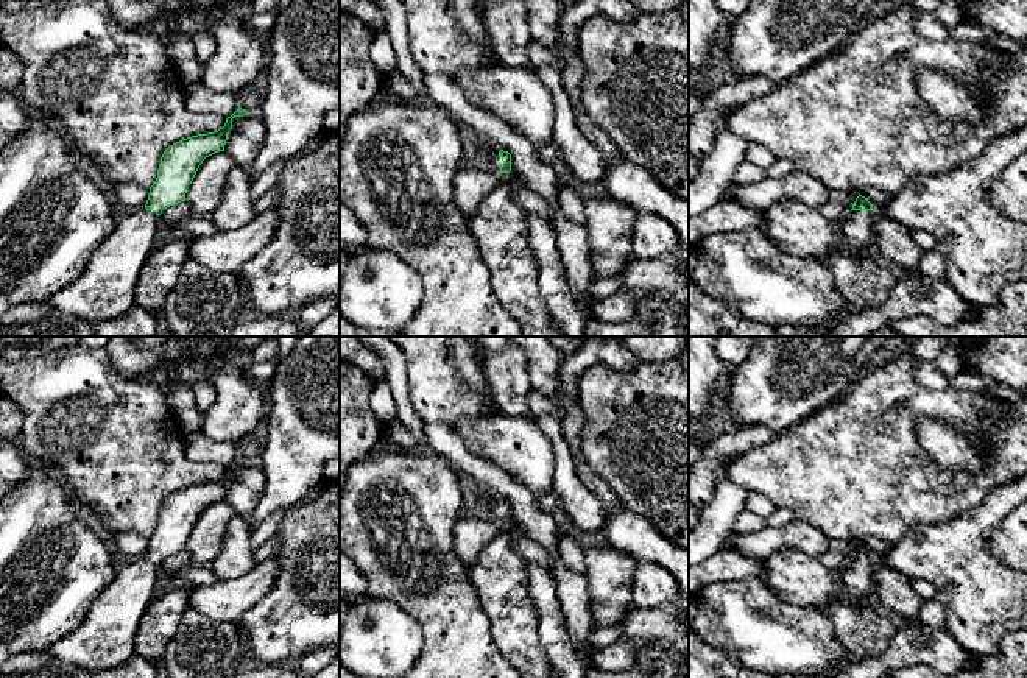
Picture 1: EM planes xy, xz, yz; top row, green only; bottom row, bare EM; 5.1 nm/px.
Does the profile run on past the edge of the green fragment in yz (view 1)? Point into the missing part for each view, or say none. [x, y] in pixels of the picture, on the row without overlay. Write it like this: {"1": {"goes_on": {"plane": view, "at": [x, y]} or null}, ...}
{"1": {"goes_on": {"plane": "yz", "at": [856, 580]}}}

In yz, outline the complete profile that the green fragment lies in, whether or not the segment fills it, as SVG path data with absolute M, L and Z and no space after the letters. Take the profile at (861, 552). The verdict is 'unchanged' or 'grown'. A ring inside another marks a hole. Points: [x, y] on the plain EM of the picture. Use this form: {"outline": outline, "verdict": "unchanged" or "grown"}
{"outline": "M859 544L849 563L837 575L837 594L854 605L876 606L873 553Z", "verdict": "grown"}

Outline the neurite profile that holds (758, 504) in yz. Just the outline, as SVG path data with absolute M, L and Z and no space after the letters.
M748 491L748 499L746 499L746 503L745 503L745 510L767 519L768 516L773 514L776 507L764 494Z

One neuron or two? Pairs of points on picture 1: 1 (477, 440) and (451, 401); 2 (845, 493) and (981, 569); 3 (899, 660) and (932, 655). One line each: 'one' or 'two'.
1: two
2: two
3: one

